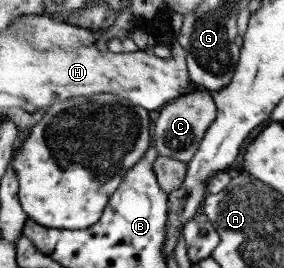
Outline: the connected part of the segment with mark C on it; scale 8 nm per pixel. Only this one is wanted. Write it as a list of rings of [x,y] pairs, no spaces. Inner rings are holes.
[[[191,89],[175,98],[160,110],[160,116],[154,122],[154,148],[158,155],[177,159],[186,164],[195,156],[207,129],[215,122],[218,111],[211,93]]]

